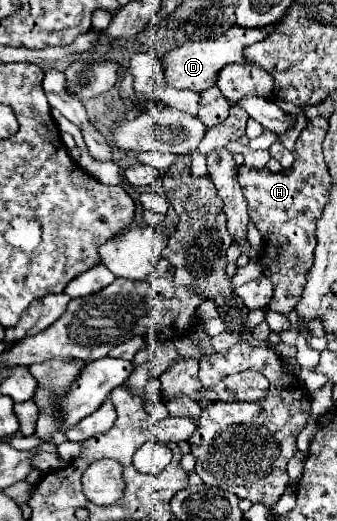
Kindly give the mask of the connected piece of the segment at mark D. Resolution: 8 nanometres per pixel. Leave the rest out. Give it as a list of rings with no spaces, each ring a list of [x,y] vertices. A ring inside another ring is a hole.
[[[232,26],[228,32],[224,32],[220,38],[216,40],[204,40],[204,42],[186,42],[184,46],[168,52],[162,58],[162,66],[164,66],[164,80],[168,86],[172,88],[188,88],[194,92],[202,92],[210,86],[214,86],[214,76],[218,74],[218,68],[224,68],[226,64],[242,64],[244,54],[242,50],[258,40],[264,40],[266,34],[270,32],[270,26],[266,28],[258,28],[258,30],[248,30],[248,28],[240,28],[240,26]]]

